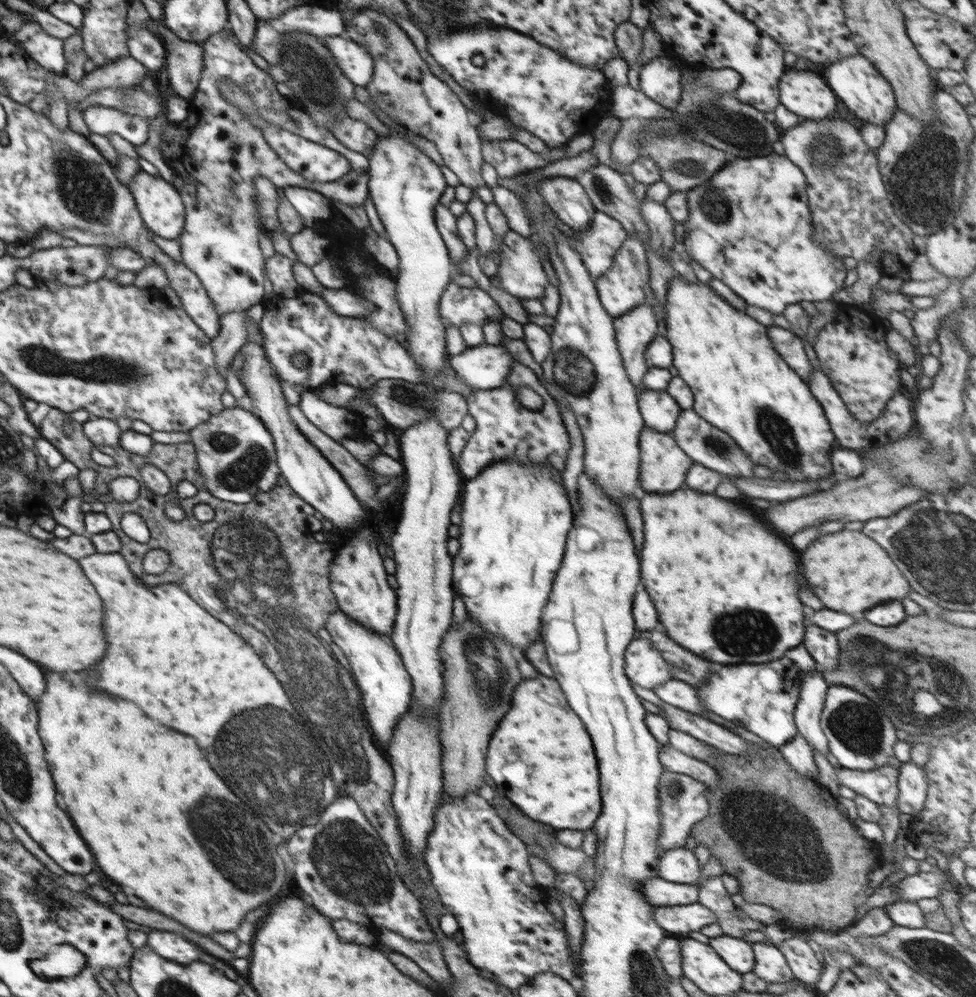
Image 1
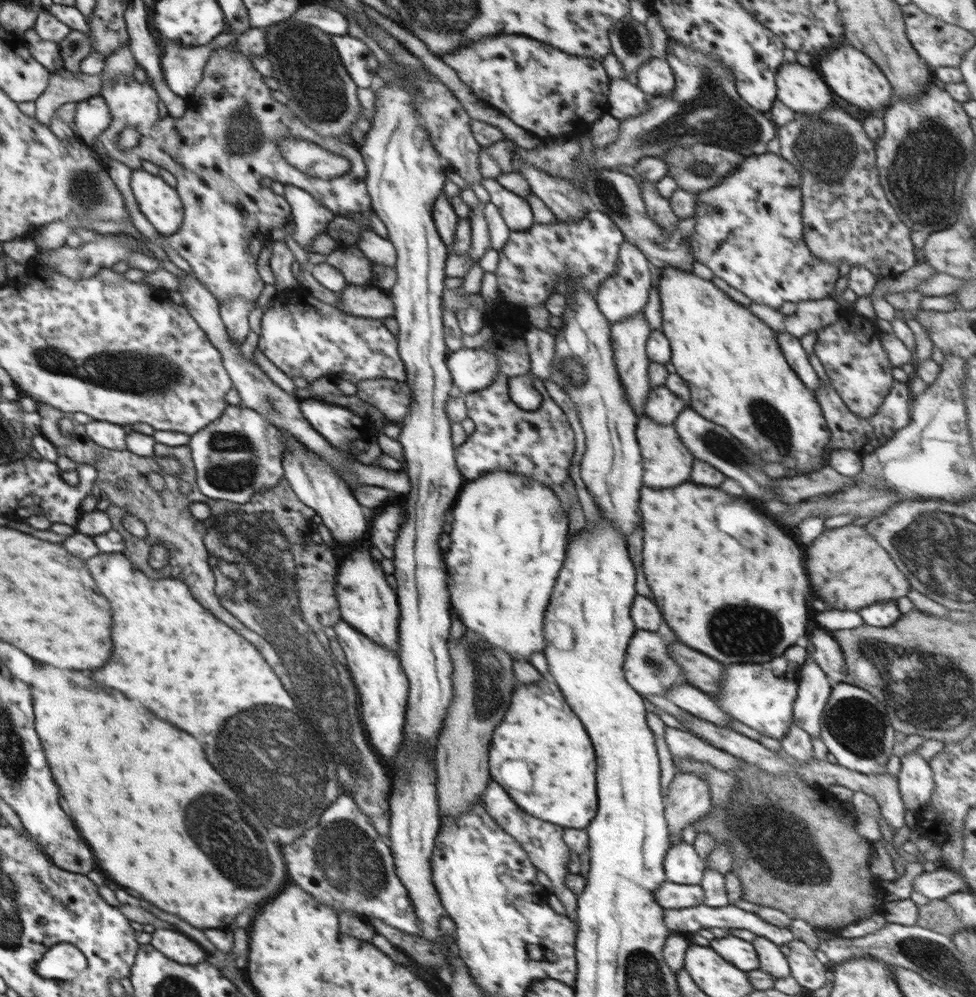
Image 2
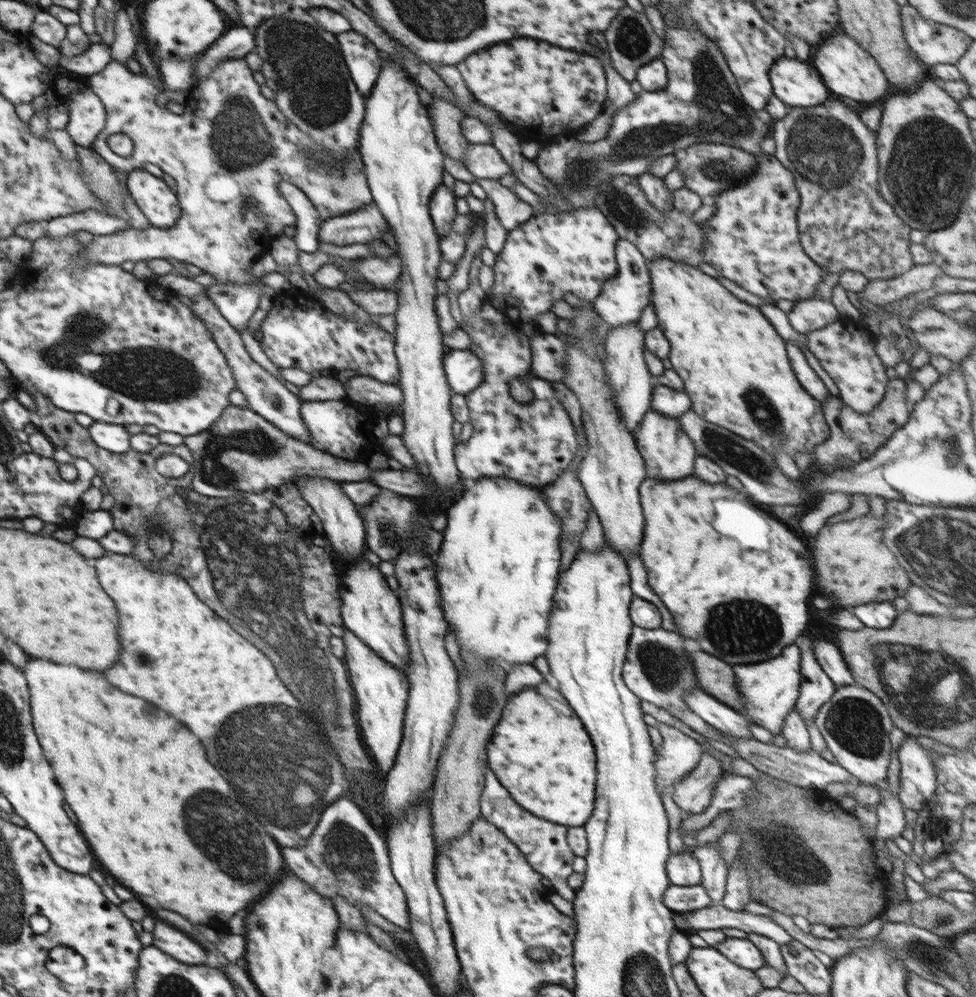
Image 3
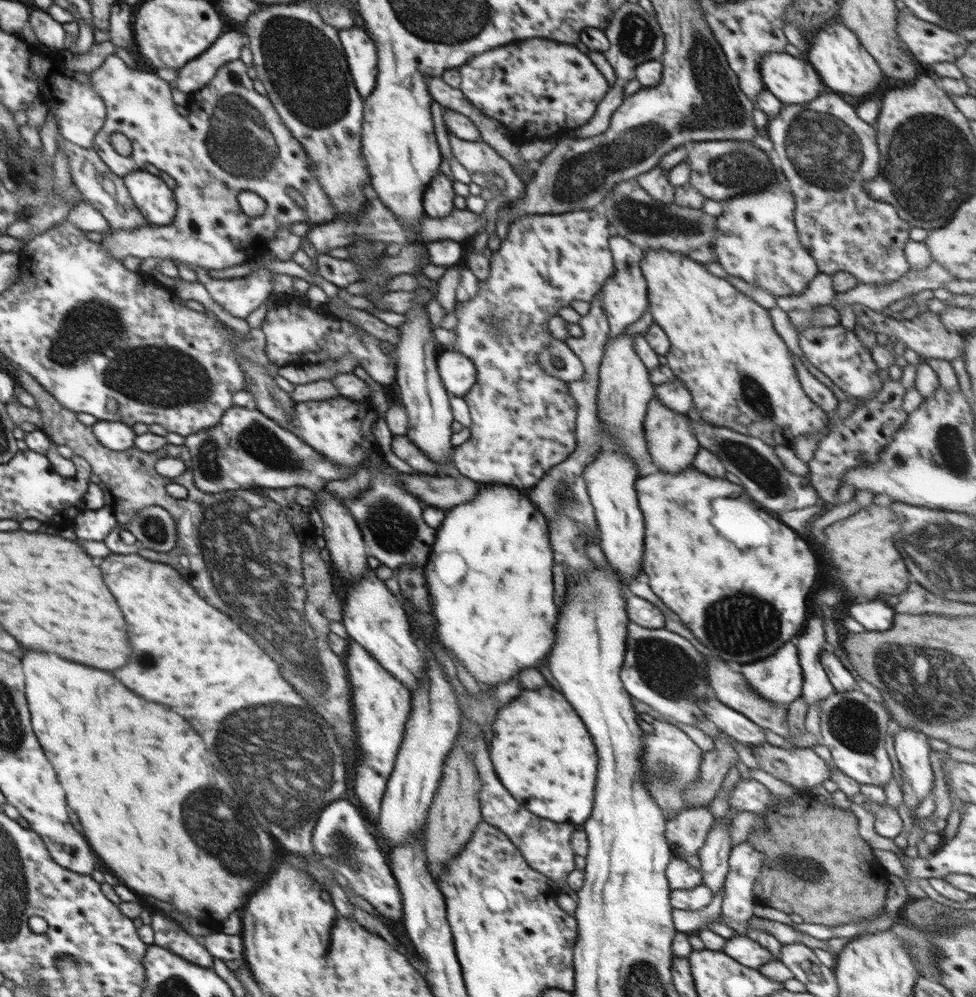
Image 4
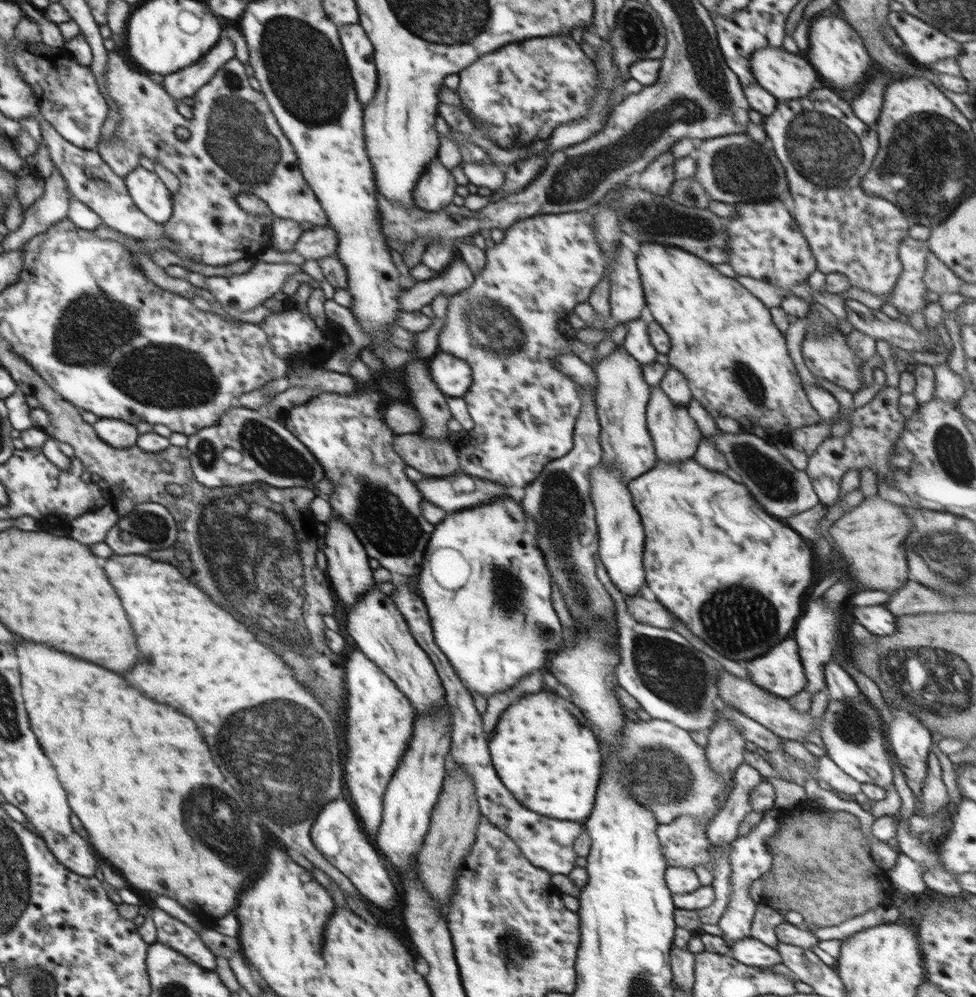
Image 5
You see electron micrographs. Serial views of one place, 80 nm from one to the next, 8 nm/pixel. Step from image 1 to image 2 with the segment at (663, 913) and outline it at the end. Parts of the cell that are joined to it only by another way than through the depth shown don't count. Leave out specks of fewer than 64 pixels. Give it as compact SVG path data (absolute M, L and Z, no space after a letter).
M703 904L682 907L677 909L664 909L664 924L671 930L672 934L680 934L686 932L697 933L699 930L718 927L723 929L729 928L742 928L744 930L750 930L758 937L764 937L773 942L776 945L783 945L787 942L793 941L795 936L788 928L780 928L772 925L762 918L758 917L756 913L747 912L742 908L736 907L736 905L722 906L720 908L712 908Z

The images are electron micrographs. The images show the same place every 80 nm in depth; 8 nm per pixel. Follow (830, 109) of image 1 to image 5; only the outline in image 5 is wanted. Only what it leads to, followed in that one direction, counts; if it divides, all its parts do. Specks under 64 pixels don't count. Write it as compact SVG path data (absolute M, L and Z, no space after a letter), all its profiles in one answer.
M767 46L759 48L752 52L750 72L752 78L764 90L770 92L772 96L776 96L780 100L798 100L810 95L812 89L822 89L825 87L813 65L800 57L796 53L790 53L783 47L774 48Z

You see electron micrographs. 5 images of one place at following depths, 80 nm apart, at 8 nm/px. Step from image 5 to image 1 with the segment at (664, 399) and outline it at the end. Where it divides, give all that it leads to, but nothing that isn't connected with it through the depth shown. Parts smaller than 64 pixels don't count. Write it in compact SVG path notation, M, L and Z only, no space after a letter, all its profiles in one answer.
M643 427L640 433L640 474L639 485L645 492L674 492L685 482L688 469L693 460L678 446L671 432L658 432L653 428Z

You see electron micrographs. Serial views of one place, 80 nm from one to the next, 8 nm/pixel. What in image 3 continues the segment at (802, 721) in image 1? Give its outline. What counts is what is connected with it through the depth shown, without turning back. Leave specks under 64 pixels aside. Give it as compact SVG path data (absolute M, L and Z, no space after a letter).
M802 643L800 650L801 682L795 710L802 715L805 722L811 722L822 706L832 698L838 686L822 670L810 643Z

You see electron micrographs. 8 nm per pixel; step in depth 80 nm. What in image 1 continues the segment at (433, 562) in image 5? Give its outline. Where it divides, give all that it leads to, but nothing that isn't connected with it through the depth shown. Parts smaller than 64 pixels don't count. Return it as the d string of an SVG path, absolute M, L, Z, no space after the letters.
M500 460L500 462L494 462L494 464L489 464L486 468L483 468L478 473L478 476L465 479L463 492L461 497L463 500L461 521L463 523L458 524L459 534L457 537L461 545L458 555L452 557L453 591L462 598L466 605L468 618L474 618L474 622L478 622L478 627L482 626L484 630L496 636L500 636L501 639L509 642L512 646L522 648L525 652L525 648L532 641L541 640L542 612L550 596L554 578L557 576L560 564L562 564L564 558L568 531L573 527L574 515L572 513L570 500L568 499L568 495L566 495L566 489L562 483L561 471L550 465L523 465L518 461L504 460L504 462L502 462L502 460Z

